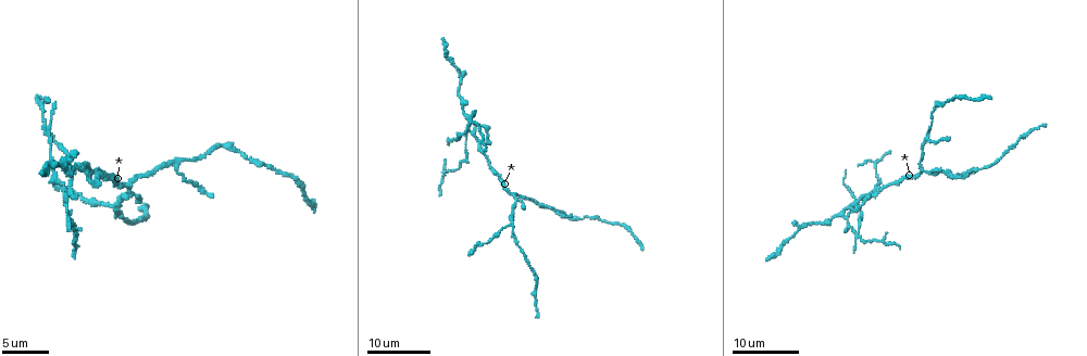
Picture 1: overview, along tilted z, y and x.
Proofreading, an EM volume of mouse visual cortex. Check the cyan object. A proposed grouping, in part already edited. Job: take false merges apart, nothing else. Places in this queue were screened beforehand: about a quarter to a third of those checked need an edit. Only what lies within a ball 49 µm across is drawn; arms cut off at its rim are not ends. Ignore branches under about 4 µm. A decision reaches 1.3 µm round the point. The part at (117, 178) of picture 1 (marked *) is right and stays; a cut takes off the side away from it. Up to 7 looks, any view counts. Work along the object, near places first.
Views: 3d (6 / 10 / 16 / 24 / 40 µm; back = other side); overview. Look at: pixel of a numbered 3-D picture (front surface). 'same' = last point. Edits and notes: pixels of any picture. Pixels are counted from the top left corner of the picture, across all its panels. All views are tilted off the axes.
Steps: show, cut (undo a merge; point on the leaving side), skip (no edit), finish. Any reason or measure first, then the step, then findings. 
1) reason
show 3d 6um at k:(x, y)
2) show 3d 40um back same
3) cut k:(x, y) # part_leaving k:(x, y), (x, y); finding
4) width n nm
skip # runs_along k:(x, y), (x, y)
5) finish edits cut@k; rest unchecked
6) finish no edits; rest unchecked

three-way junction
show 3d 24um at 1:(174, 164)

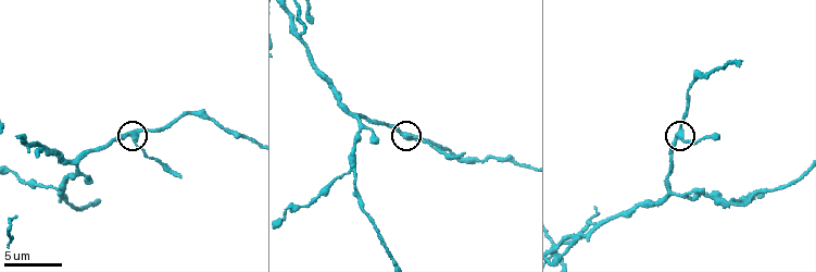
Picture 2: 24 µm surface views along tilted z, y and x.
closer look
show 3d 6um at 2:(135, 135)

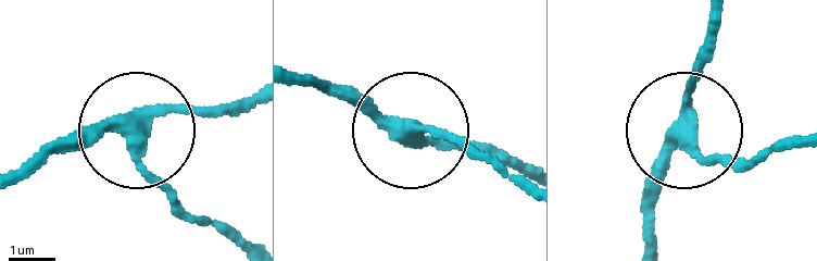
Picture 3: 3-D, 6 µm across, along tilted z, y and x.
skip # runs_along 3:(645, 246), (677, 137), (691, 156), (741, 169); all the same neuron

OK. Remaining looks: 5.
looks like a crossing
show 3d 24um at 1:(857, 233)

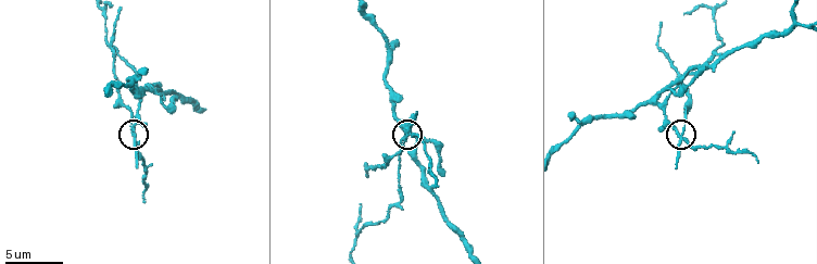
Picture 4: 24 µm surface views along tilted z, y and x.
zoom in
show 3d 6um at 4:(133, 136)

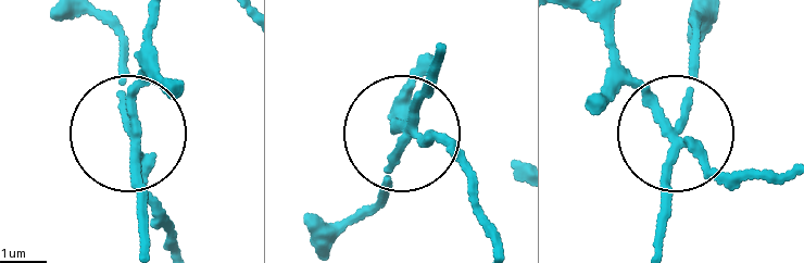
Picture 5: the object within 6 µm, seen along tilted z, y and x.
show 3d 6um back at 5:(676, 127)

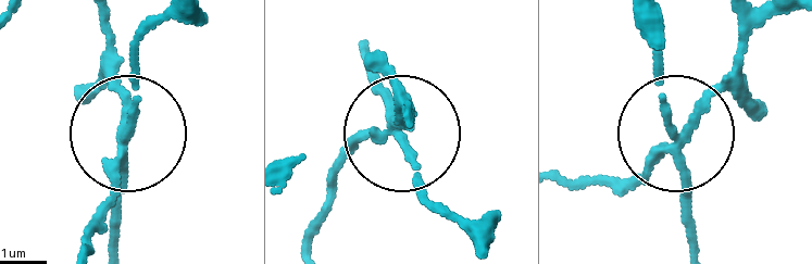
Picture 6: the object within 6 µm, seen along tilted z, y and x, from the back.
arms 4
cut 6:(378, 87) # part_leaving 6:(396, 129), (435, 210), (469, 230); two neurons meet here

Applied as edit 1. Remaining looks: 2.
finish edits cut@6; rest unchecked

